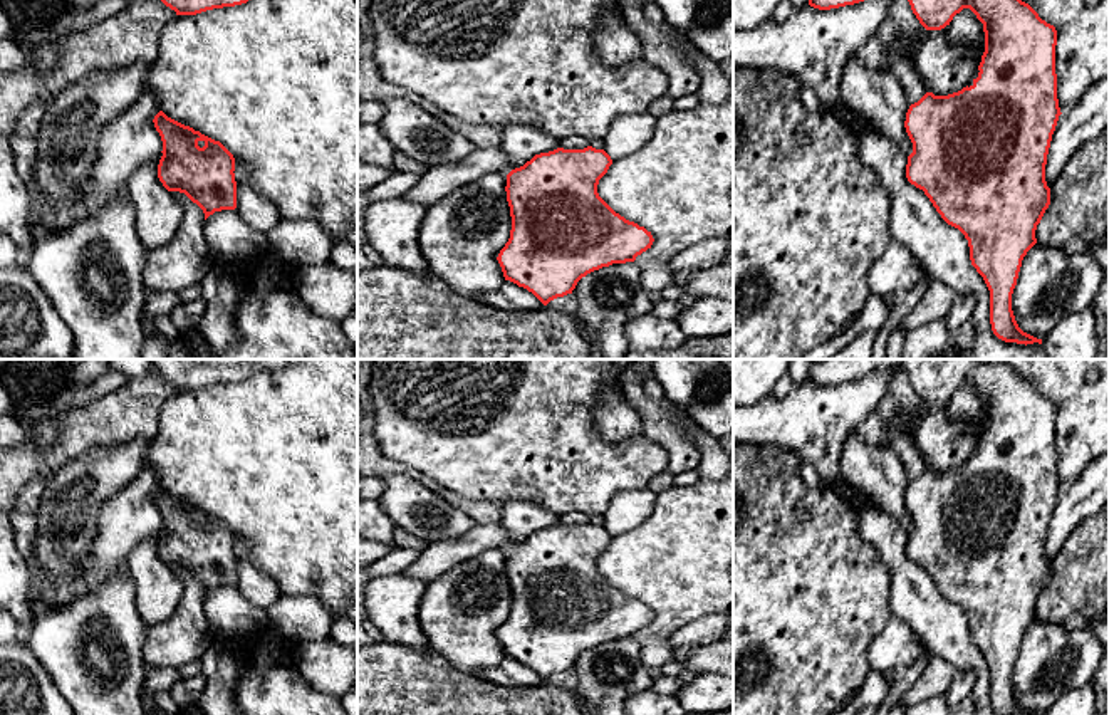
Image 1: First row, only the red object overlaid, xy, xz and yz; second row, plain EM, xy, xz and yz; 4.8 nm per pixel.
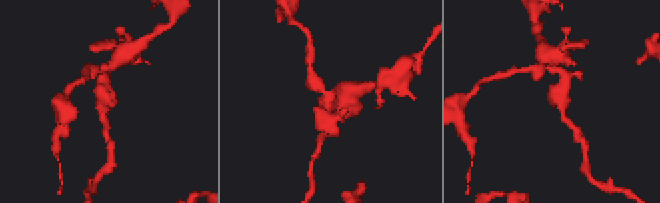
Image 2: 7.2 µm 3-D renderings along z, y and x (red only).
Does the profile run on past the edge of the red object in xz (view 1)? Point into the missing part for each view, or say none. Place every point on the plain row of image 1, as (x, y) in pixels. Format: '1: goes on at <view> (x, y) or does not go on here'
1: does not go on here

